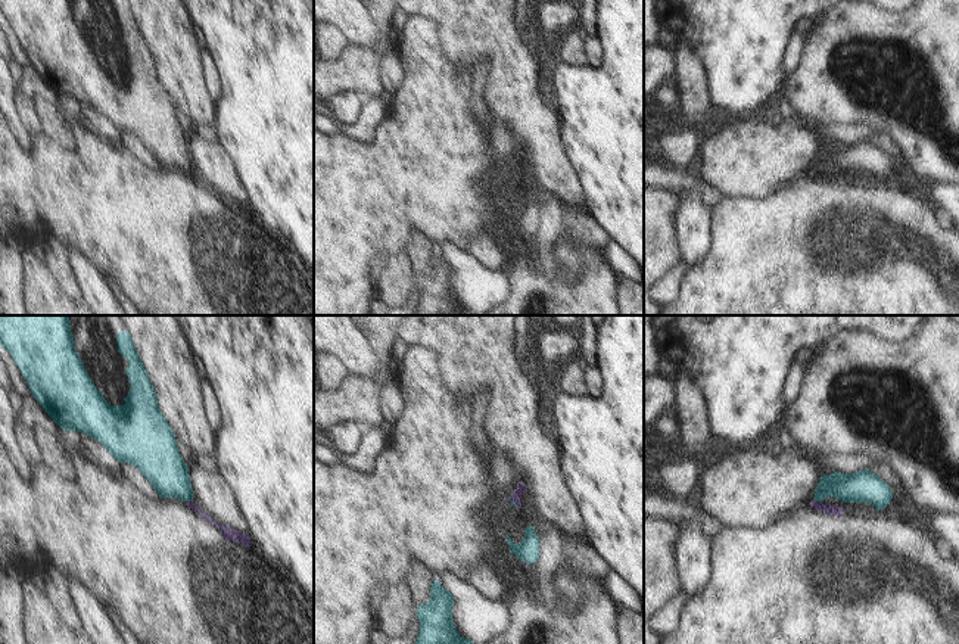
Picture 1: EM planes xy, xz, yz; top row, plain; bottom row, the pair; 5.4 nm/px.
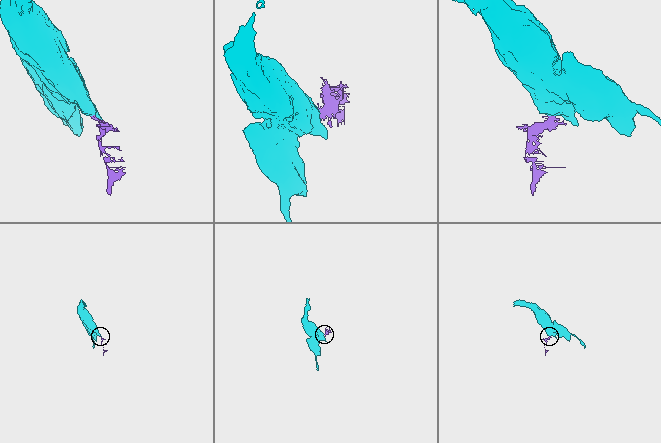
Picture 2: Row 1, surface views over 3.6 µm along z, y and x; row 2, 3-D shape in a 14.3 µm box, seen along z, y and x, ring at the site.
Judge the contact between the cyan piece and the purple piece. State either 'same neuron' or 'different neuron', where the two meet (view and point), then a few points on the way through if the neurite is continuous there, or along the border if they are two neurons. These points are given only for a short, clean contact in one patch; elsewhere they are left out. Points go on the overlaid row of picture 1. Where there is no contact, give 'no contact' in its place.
different neuron | yz (818, 501) | along yz (815, 500), (821, 503)

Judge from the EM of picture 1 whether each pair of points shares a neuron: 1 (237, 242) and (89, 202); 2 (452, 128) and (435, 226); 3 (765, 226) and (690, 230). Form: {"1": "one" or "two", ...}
{"1": "one", "2": "one", "3": "two"}

